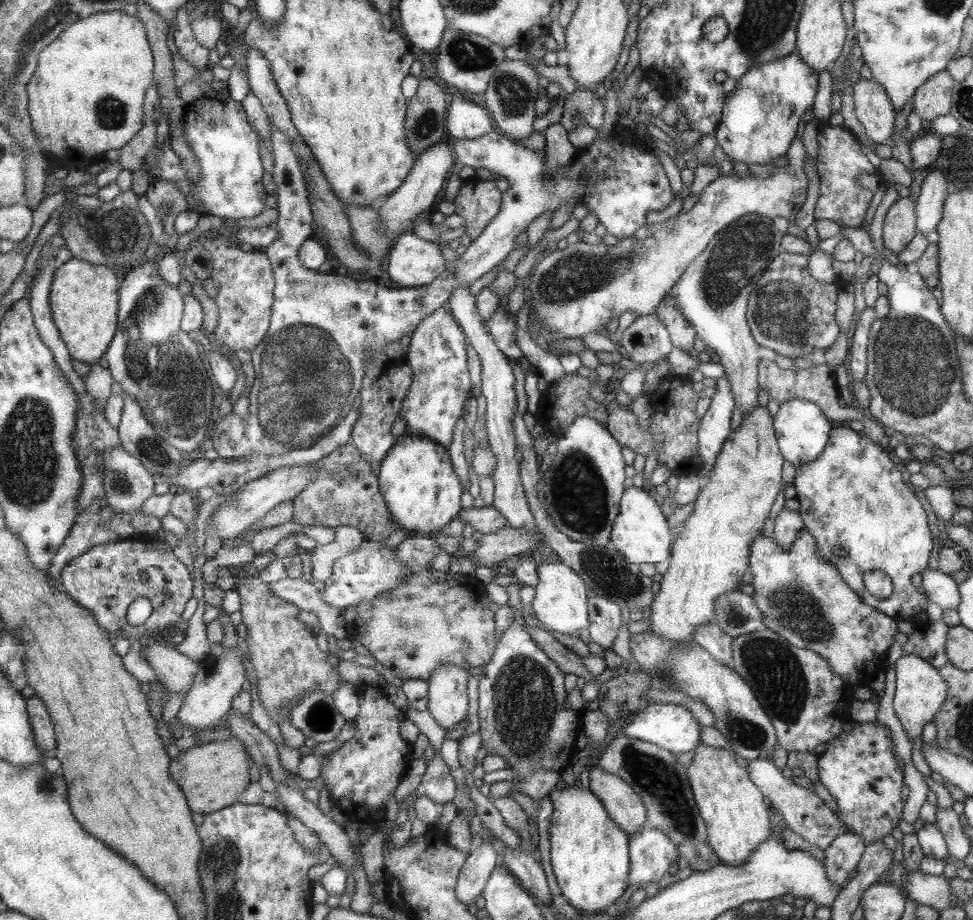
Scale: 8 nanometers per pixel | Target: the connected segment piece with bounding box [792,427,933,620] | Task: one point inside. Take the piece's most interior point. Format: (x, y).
(851, 497)

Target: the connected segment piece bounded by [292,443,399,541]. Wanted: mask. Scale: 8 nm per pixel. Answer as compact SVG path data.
M353 443L345 444L329 456L314 463L314 479L294 499L294 518L300 525L329 527L355 526L365 533L366 540L385 540L399 527L391 520L390 510L383 501L378 476L371 472L369 461Z

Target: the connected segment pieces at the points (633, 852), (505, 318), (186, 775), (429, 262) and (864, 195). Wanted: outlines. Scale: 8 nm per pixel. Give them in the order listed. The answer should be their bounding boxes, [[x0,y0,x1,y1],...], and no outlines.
[[630,824,678,886],[484,306,522,361],[170,736,251,816],[388,231,446,288],[814,126,879,227]]

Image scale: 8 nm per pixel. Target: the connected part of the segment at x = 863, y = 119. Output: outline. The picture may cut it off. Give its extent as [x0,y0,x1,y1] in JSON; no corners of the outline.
[852,79,895,144]

